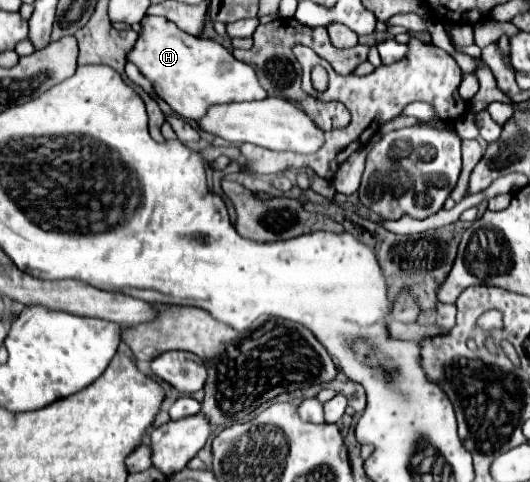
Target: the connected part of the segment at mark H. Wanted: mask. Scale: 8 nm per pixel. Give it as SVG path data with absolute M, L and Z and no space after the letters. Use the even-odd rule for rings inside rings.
M143 17L139 39L129 51L127 61L135 63L153 85L155 95L185 119L201 119L211 103L257 101L267 97L251 65L237 61L217 41L199 39L179 31L179 27L165 17Z

